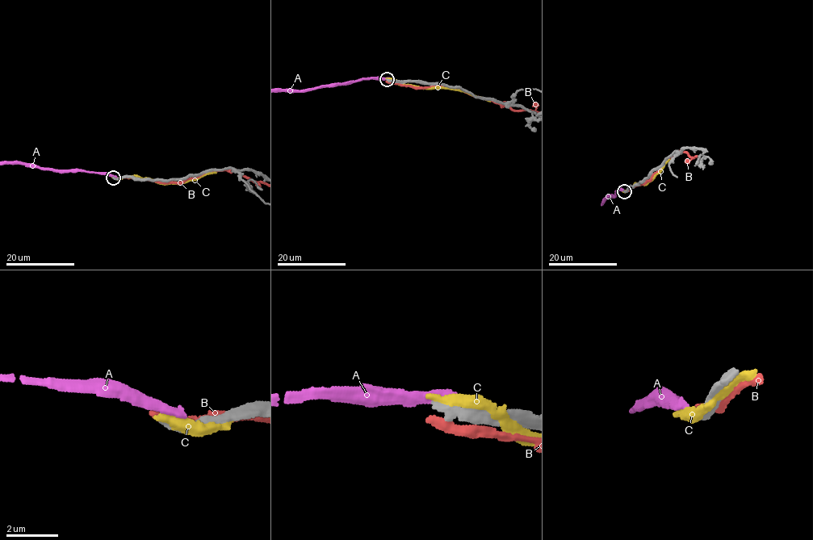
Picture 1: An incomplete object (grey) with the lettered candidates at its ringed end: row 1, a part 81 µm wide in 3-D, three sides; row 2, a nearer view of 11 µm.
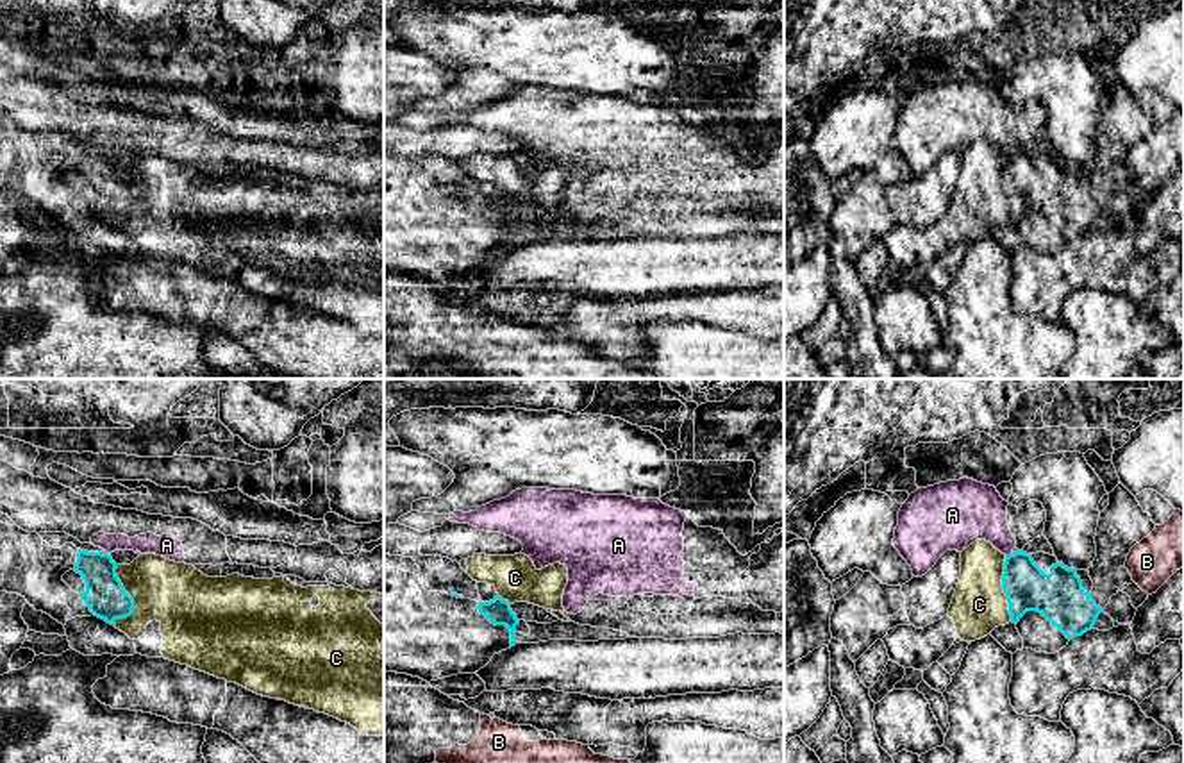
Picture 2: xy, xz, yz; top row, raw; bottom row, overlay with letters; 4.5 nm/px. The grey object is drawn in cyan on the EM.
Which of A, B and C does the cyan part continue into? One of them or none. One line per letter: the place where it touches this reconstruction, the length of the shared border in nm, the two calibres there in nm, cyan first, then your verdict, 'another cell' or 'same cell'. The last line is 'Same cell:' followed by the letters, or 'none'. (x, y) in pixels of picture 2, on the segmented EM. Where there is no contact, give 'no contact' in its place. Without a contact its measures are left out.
A: meets cyan in yz at (1009, 554); contact 40 nm long; 200 nm thick on the cyan side, 260 nm on the other; another cell
B: no contact; another cell
C: meets cyan in xy at (133, 599); contact 280 nm long; 190 nm thick on the cyan side, 300 nm on the other; another cell
Same cell: none

